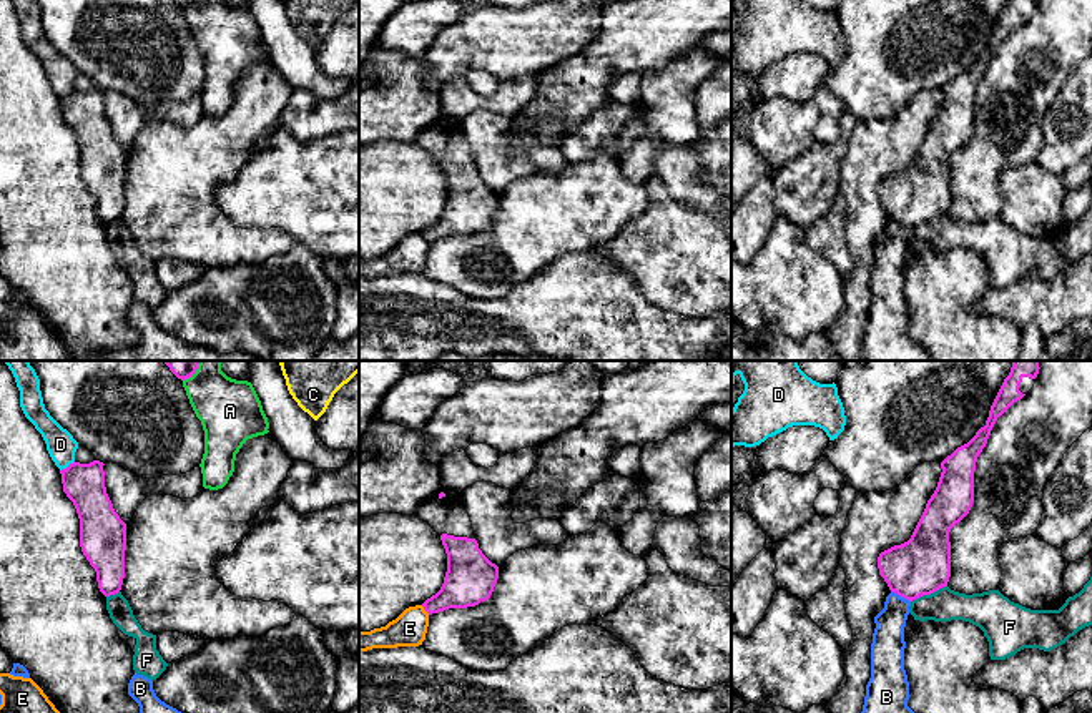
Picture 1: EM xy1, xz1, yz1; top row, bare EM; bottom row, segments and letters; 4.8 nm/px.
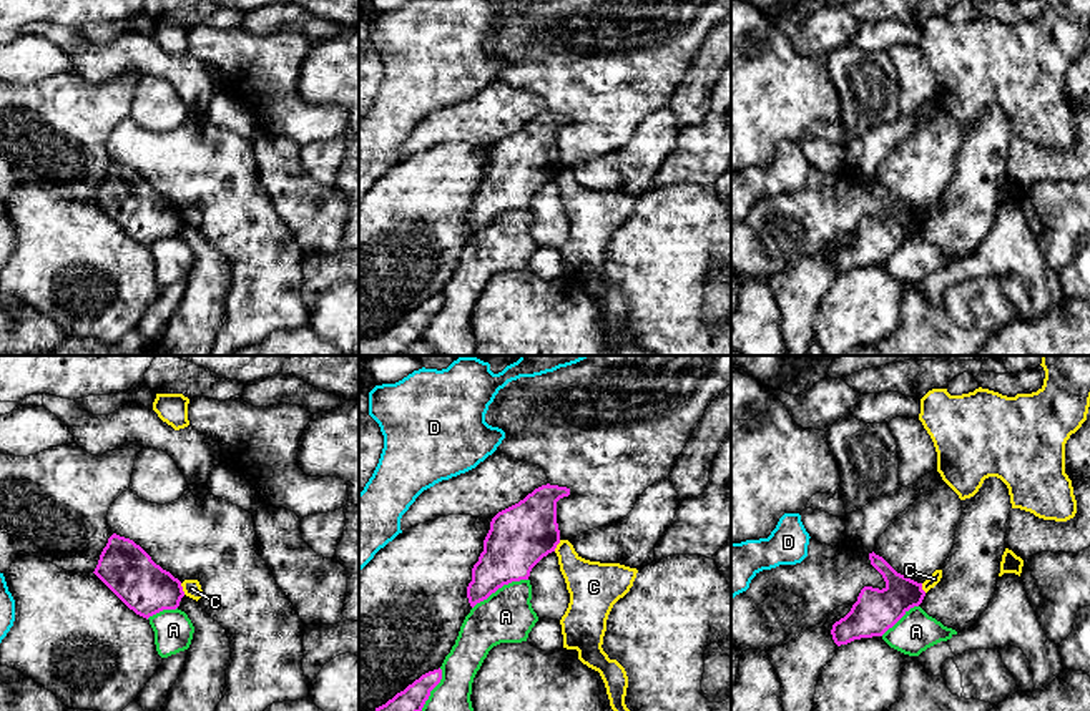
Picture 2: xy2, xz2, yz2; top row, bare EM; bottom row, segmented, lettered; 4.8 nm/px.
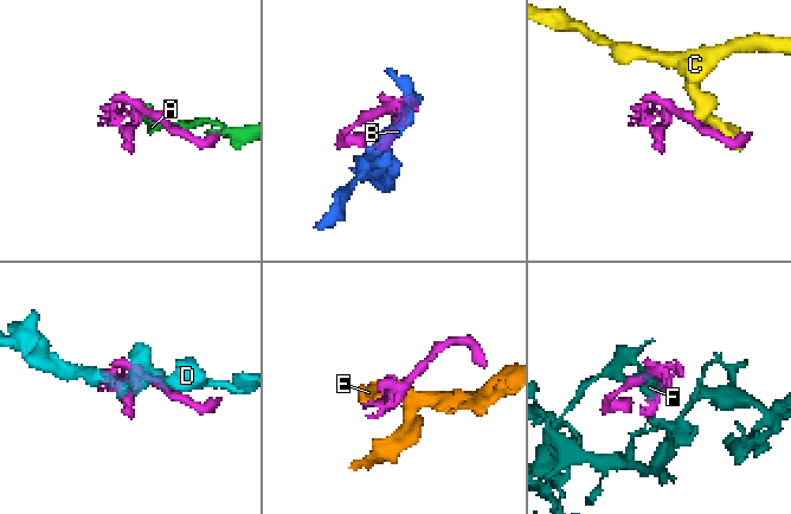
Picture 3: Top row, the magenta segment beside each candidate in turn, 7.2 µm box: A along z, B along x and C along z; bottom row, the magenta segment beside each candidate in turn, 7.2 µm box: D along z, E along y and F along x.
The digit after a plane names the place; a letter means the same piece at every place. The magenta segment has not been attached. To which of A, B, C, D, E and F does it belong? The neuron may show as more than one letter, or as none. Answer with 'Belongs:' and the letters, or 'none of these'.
Belongs: F

